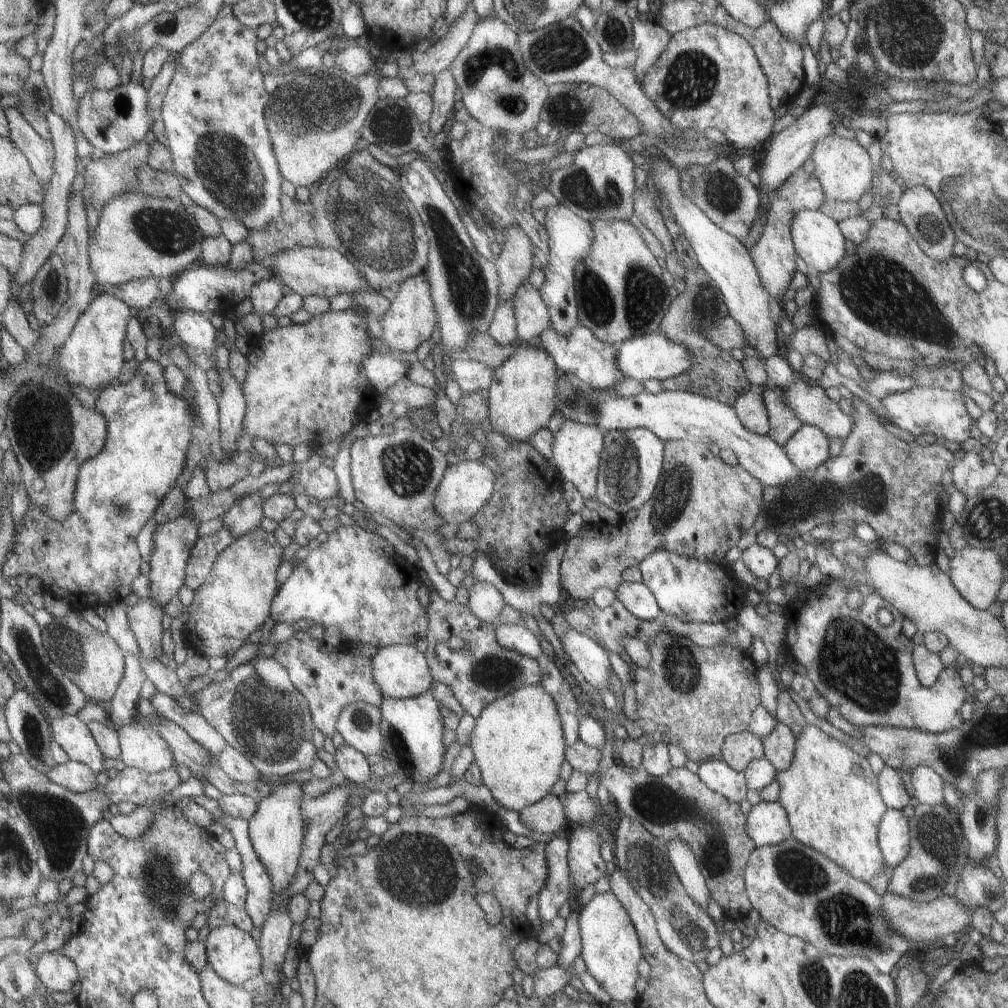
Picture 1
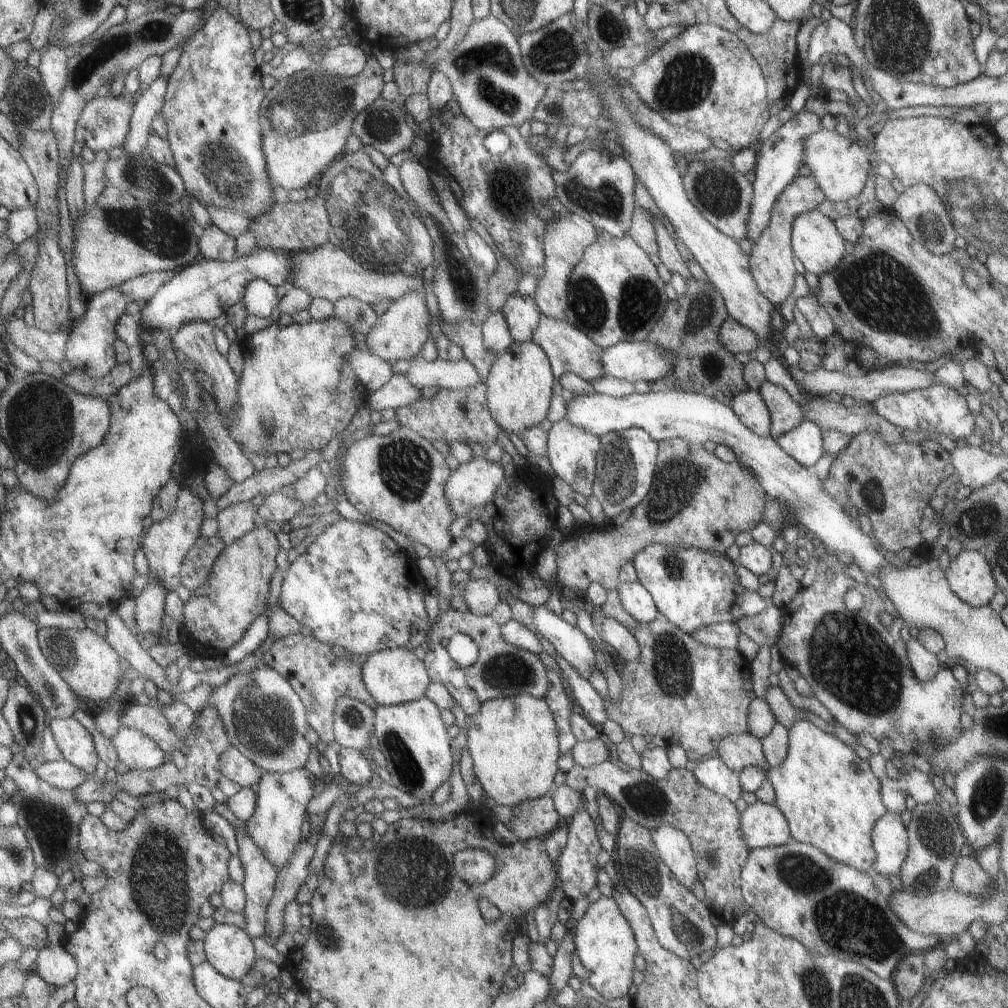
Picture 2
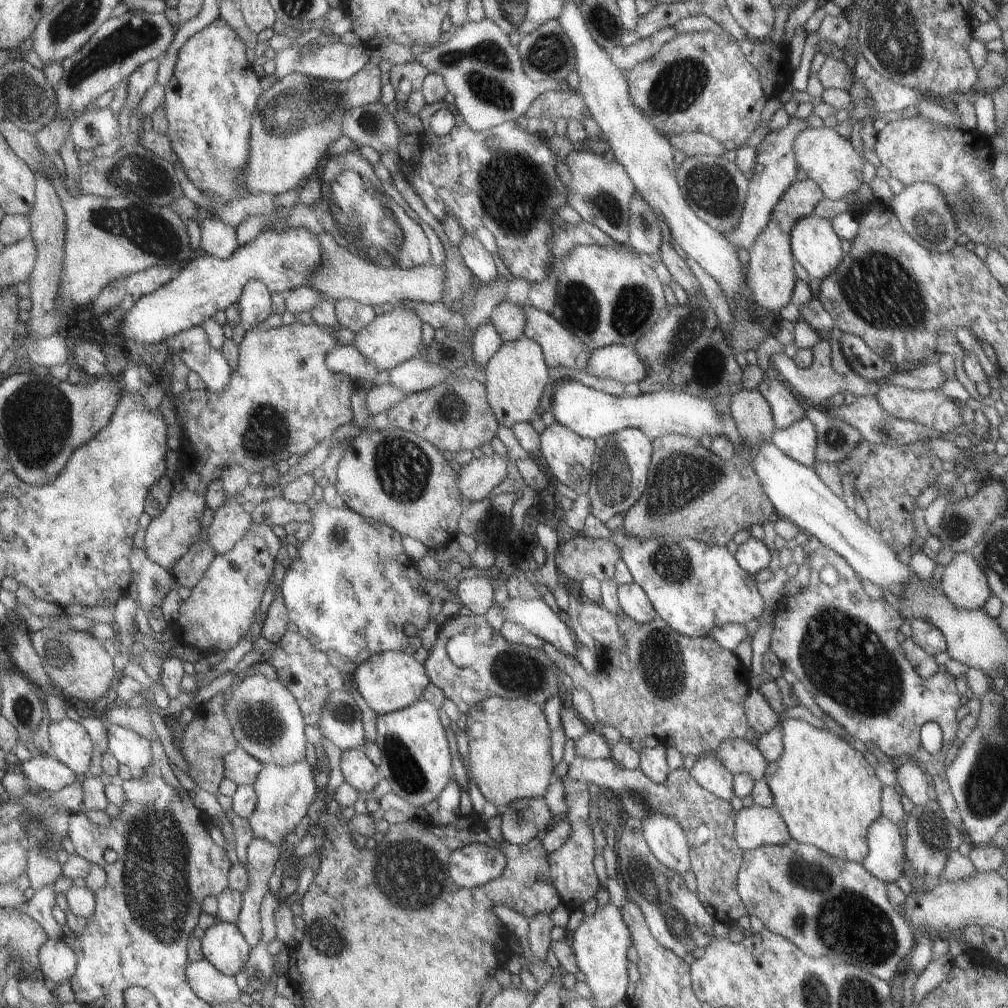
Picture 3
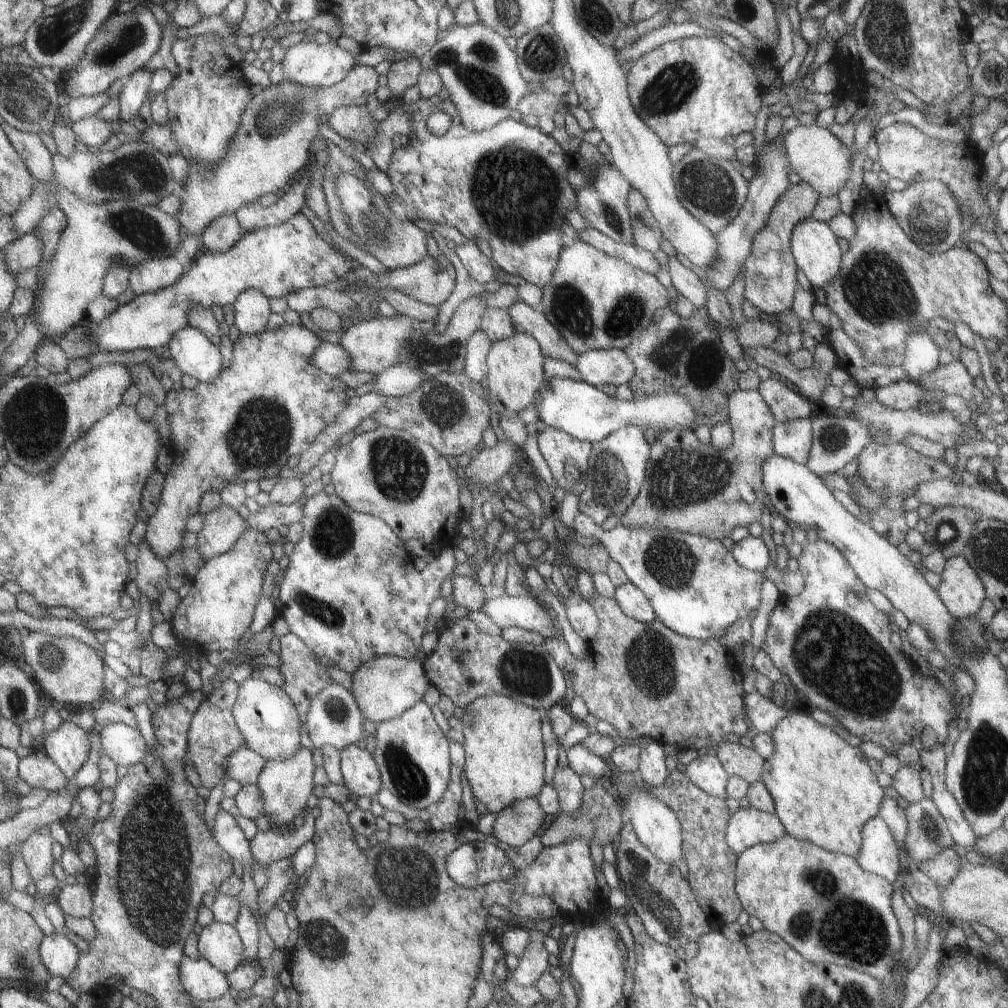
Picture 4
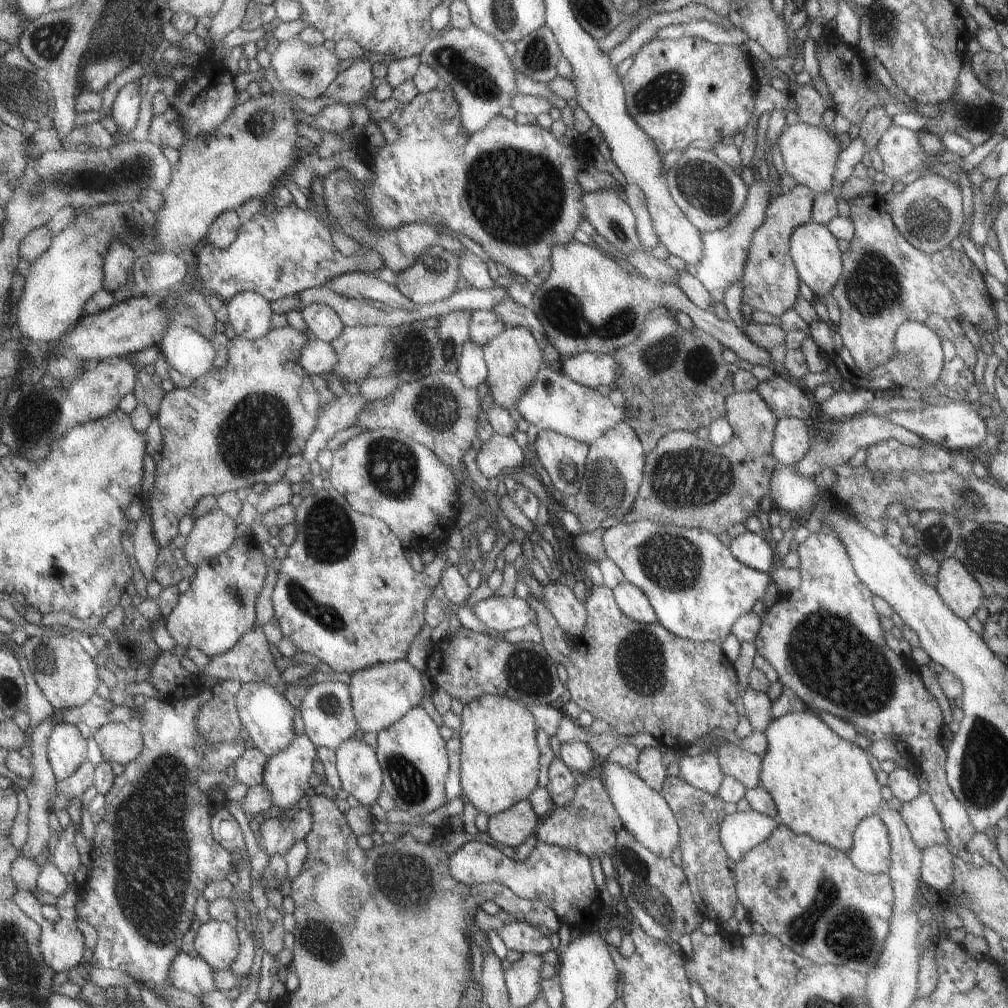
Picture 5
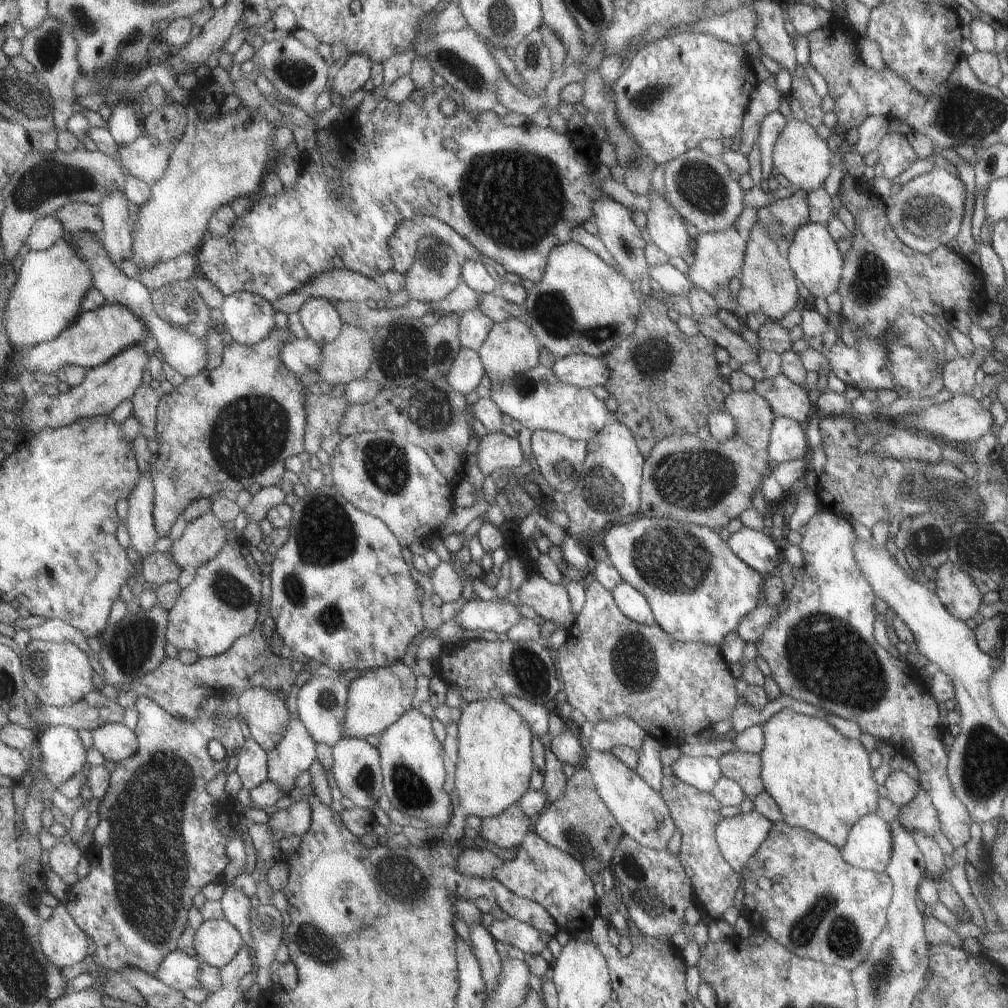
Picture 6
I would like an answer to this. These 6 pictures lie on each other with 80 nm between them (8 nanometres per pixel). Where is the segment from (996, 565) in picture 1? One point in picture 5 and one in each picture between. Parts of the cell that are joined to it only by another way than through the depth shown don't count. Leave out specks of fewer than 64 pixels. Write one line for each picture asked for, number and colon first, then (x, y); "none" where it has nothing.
2: (968, 576)
3: (963, 583)
4: (961, 591)
5: (960, 592)

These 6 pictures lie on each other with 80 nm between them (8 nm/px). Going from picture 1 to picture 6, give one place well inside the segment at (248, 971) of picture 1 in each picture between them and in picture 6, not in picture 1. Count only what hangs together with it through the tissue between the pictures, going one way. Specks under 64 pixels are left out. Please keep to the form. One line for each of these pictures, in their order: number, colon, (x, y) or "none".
2: (231, 951)
3: (223, 944)
4: (220, 943)
5: (218, 942)
6: (217, 941)

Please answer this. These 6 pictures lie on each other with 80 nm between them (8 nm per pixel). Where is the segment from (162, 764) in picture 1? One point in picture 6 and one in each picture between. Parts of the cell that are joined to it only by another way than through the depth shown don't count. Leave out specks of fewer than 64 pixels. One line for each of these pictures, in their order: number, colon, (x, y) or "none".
2: (136, 750)
3: (131, 749)
4: (124, 743)
5: (122, 743)
6: (114, 741)

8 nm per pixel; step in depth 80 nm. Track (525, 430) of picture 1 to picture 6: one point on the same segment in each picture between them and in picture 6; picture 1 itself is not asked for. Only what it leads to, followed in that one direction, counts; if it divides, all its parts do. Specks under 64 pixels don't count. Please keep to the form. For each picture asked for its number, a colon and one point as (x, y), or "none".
2: (519, 384)
3: (516, 374)
4: (514, 375)
5: (513, 358)
6: (509, 350)

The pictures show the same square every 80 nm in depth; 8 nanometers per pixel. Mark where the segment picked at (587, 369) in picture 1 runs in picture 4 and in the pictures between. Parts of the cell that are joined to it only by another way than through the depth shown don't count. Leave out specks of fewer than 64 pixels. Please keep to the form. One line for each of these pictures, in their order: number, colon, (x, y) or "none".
2: (569, 350)
3: (559, 347)
4: (524, 319)

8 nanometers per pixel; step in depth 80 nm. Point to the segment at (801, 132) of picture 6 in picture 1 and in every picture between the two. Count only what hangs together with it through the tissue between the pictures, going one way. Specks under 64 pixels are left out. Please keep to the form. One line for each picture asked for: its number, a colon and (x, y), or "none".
1: (842, 167)
2: (840, 168)
3: (829, 160)
4: (820, 160)
5: (808, 152)

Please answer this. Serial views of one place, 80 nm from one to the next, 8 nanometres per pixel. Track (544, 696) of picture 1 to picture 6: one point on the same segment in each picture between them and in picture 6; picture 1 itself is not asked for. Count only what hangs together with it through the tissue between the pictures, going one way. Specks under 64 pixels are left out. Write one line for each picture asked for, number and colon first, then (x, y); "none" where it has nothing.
2: (512, 740)
3: (509, 759)
4: (504, 749)
5: (499, 755)
6: (494, 765)

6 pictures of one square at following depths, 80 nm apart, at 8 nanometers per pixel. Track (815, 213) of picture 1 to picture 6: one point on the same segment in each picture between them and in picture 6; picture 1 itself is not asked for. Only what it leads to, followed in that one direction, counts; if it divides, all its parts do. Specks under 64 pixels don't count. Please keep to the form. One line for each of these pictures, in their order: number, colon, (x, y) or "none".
2: (814, 241)
3: (813, 244)
4: (813, 246)
5: (813, 250)
6: (813, 258)

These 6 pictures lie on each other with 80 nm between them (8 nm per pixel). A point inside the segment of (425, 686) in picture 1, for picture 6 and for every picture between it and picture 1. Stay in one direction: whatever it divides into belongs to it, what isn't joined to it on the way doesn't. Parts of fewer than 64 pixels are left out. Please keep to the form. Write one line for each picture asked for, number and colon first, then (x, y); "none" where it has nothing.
2: (393, 676)
3: (390, 681)
4: (387, 686)
5: (383, 693)
6: (379, 697)

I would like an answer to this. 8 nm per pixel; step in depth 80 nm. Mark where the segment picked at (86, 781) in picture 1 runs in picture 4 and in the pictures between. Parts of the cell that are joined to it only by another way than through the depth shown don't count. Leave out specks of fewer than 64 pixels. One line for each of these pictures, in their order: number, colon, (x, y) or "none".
2: (59, 773)
3: (42, 771)
4: (40, 771)

